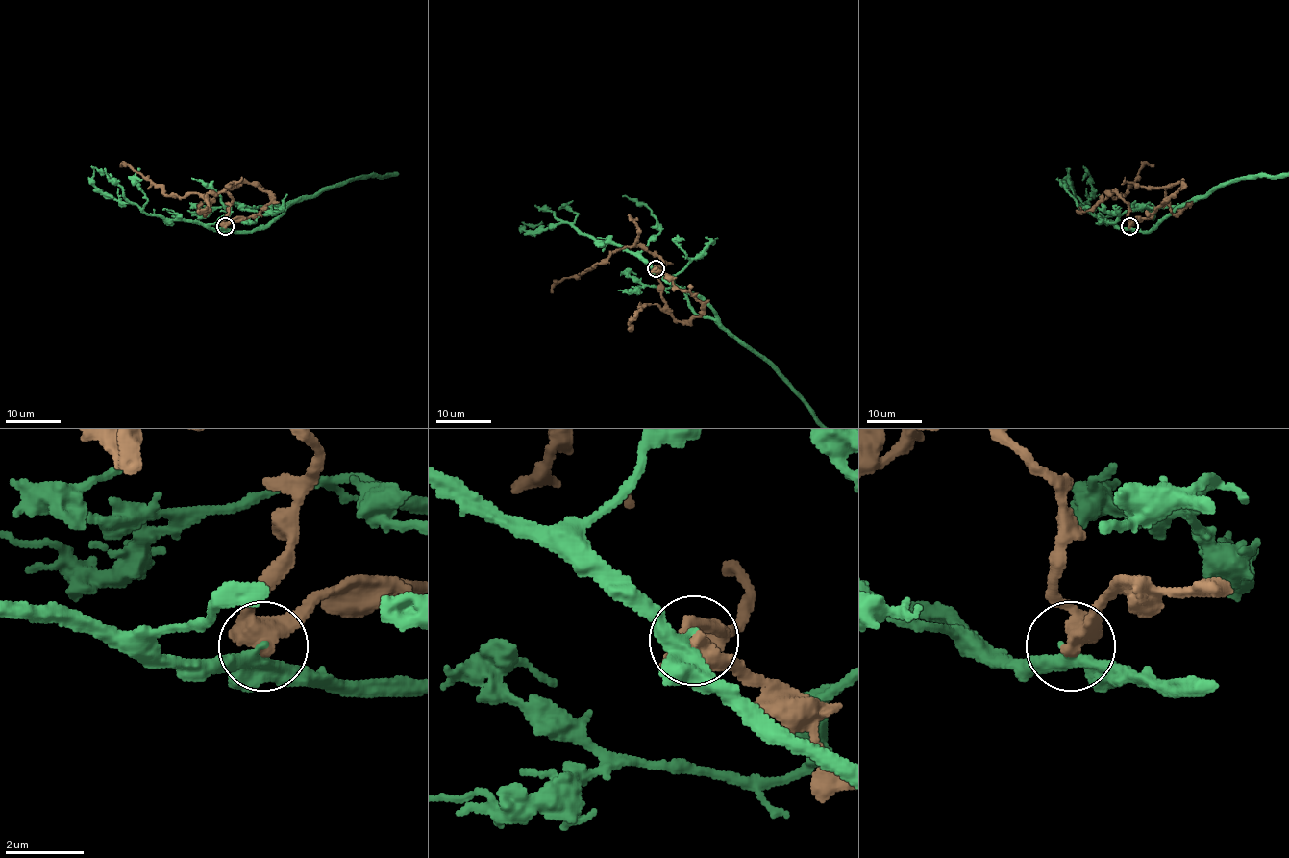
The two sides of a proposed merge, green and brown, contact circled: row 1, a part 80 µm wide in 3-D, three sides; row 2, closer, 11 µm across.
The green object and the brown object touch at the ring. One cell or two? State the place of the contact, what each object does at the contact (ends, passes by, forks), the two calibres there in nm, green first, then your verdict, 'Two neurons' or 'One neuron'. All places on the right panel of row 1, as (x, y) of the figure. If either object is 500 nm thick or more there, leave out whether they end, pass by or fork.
Place: (1129, 226). At the ring green passes by. At the ring brown passes by. Thickness 320 nm (green) against 480 nm. Two neurons

